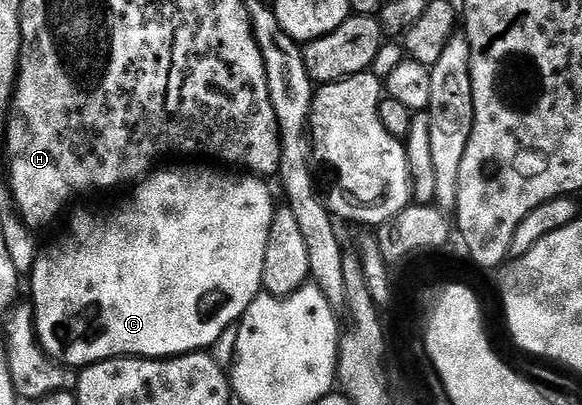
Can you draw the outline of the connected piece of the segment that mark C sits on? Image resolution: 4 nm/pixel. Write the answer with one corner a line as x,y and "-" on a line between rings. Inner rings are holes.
172,165
169,171
153,170
147,179
135,188
132,199
128,199
113,215
99,219
96,215
76,215
68,227
68,236
57,241
53,247
39,252
36,264
32,266
32,296
36,320
36,339
44,352
65,367
83,369
104,359
121,357
143,357
145,359
167,359
173,355
188,355
192,351
211,348
221,337
223,330
232,324
239,324
246,309
261,294
262,261
266,261
266,240
272,224
274,202
263,178
250,173
225,173
208,165

